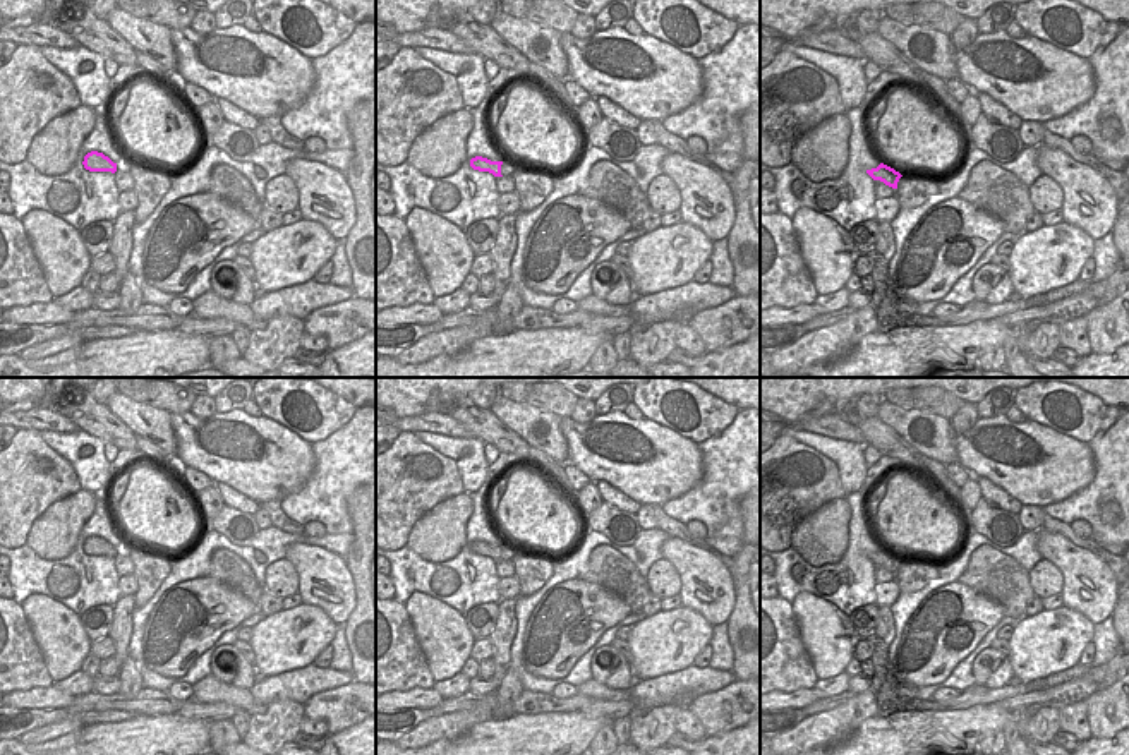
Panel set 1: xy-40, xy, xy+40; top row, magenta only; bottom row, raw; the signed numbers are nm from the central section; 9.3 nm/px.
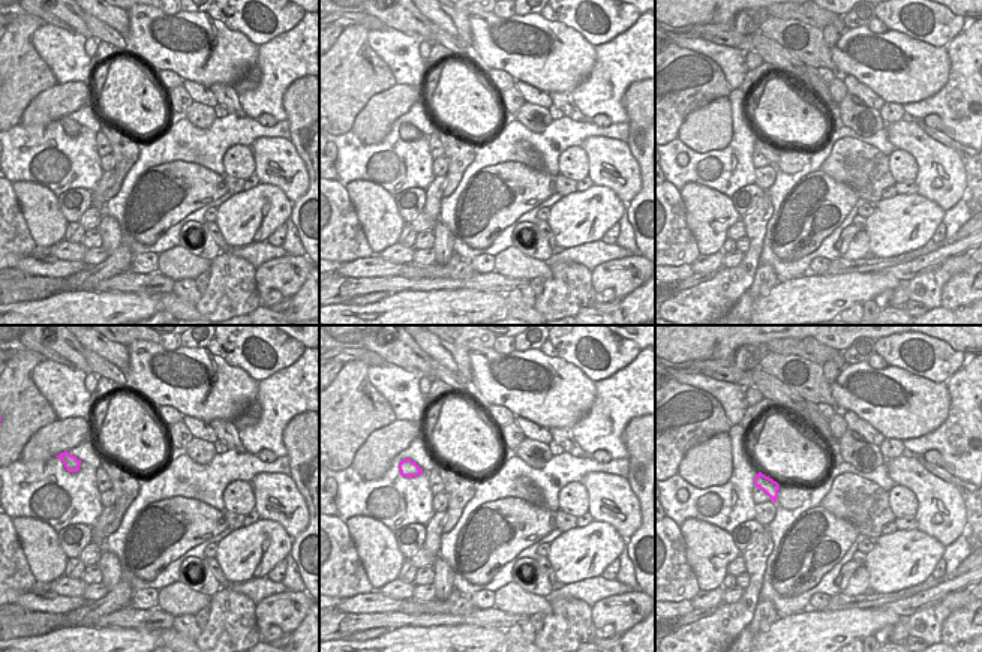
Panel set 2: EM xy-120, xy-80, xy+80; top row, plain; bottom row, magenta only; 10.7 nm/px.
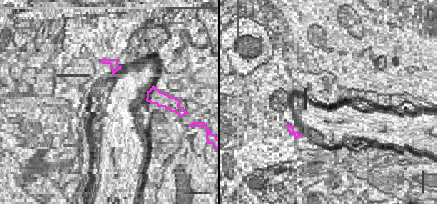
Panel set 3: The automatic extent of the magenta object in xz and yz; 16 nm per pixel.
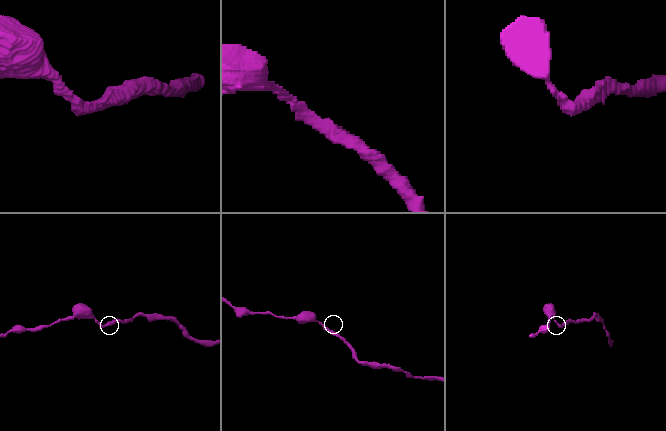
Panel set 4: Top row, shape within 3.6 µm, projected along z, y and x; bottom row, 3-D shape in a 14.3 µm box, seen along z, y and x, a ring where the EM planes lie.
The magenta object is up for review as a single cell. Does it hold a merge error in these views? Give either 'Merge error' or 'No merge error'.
No merge error

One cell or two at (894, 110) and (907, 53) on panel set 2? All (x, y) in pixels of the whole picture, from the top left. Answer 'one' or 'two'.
two

